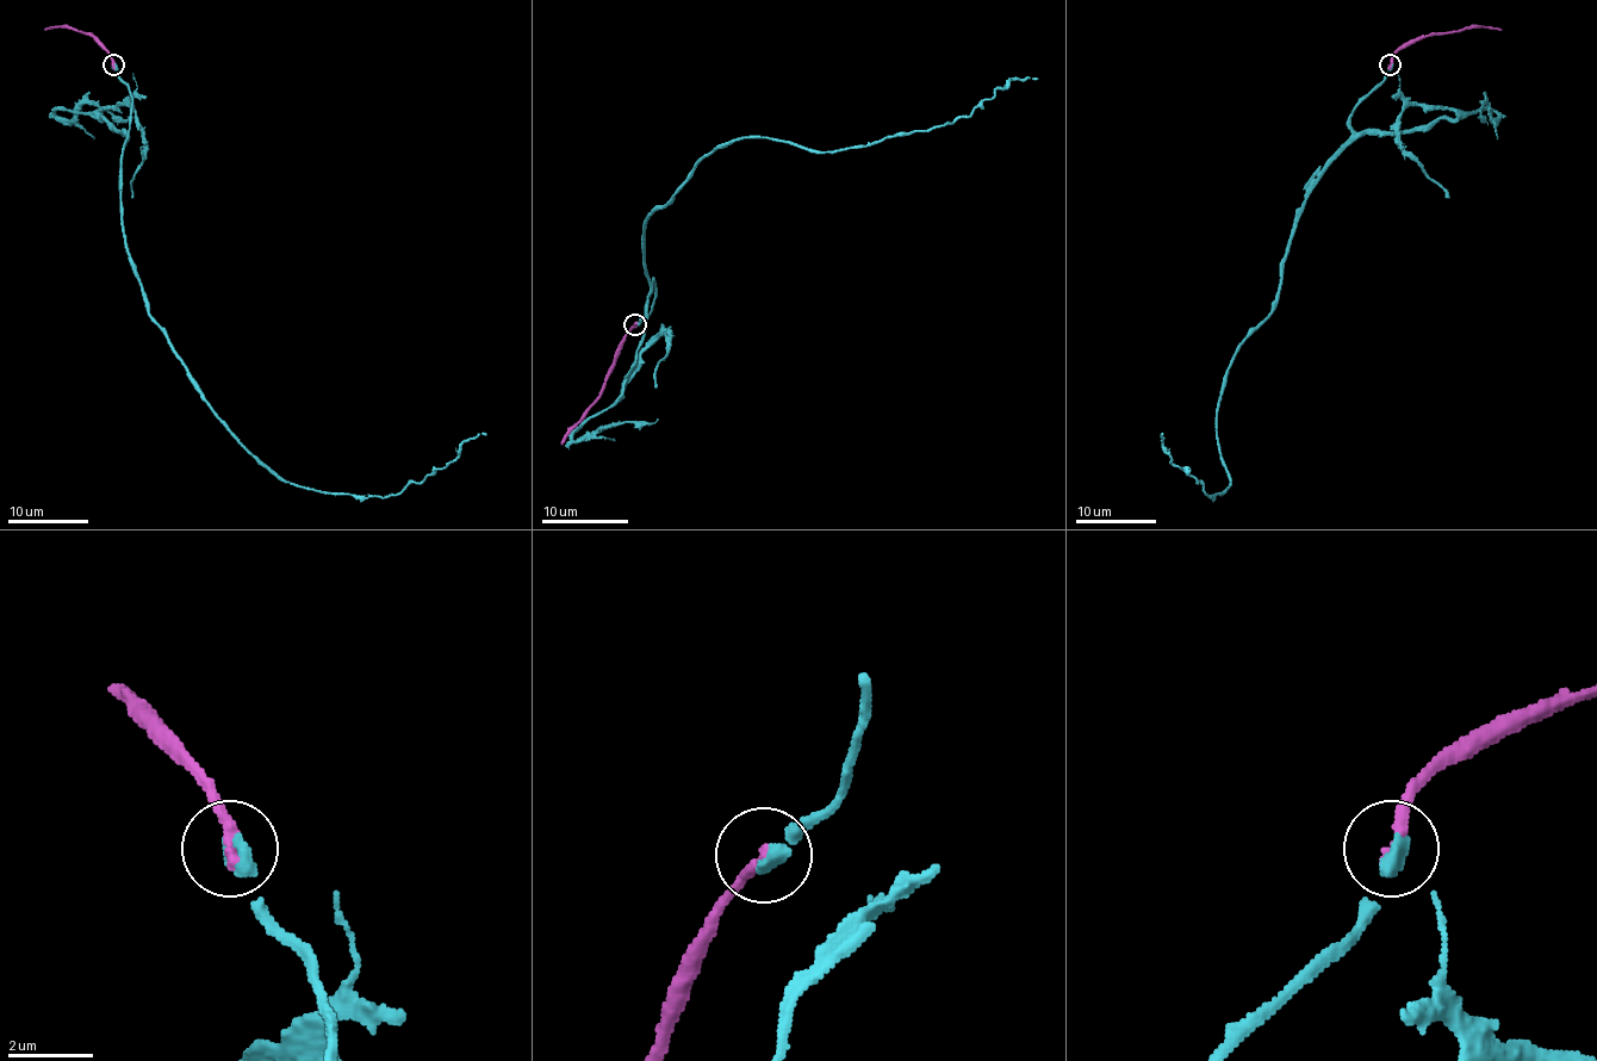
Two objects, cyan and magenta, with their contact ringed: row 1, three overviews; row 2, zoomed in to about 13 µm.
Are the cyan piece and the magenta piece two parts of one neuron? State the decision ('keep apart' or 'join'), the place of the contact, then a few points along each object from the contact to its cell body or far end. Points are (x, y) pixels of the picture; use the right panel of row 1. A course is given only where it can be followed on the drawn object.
join; at (1390, 64); cyan runs (1390, 64), (1311, 190), (1271, 315), (1226, 370), (1217, 416), (1229, 486), (1206, 495), (1172, 463), (1162, 434); magenta runs (1390, 64), (1390, 59), (1398, 50), (1433, 35), (1487, 26), (1502, 30)

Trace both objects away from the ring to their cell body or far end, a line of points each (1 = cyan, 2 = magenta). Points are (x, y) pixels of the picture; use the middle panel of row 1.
1: (635, 324), (654, 287), (646, 219), (714, 148), (877, 144), (1038, 79)
2: (635, 324), (627, 333), (596, 403), (561, 445)

